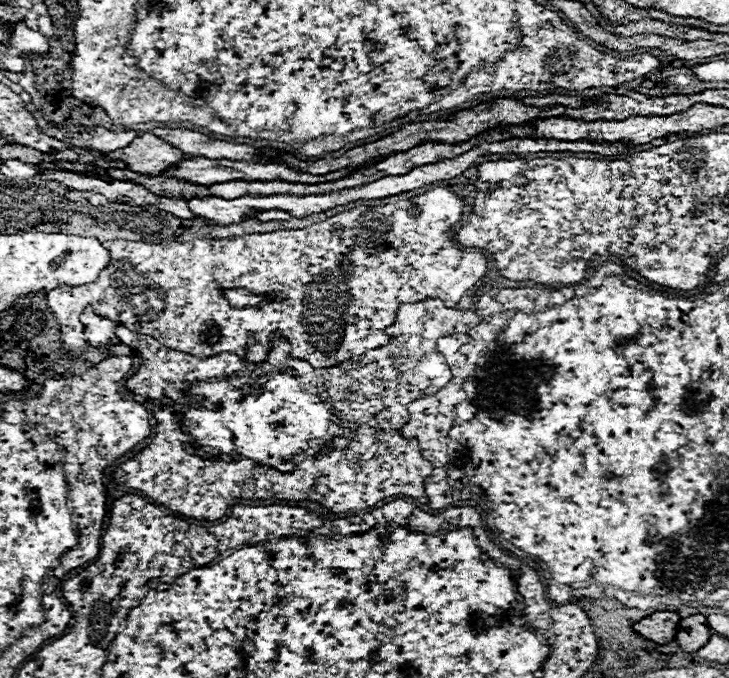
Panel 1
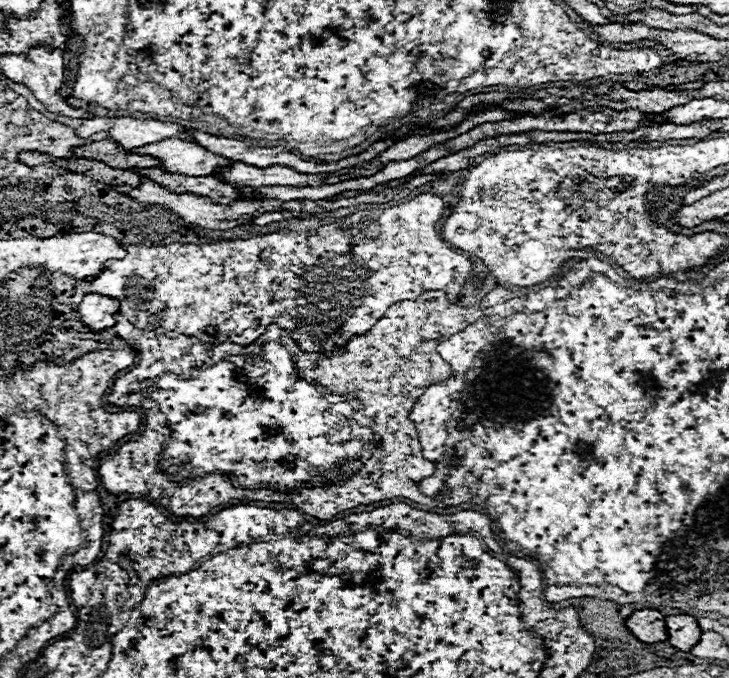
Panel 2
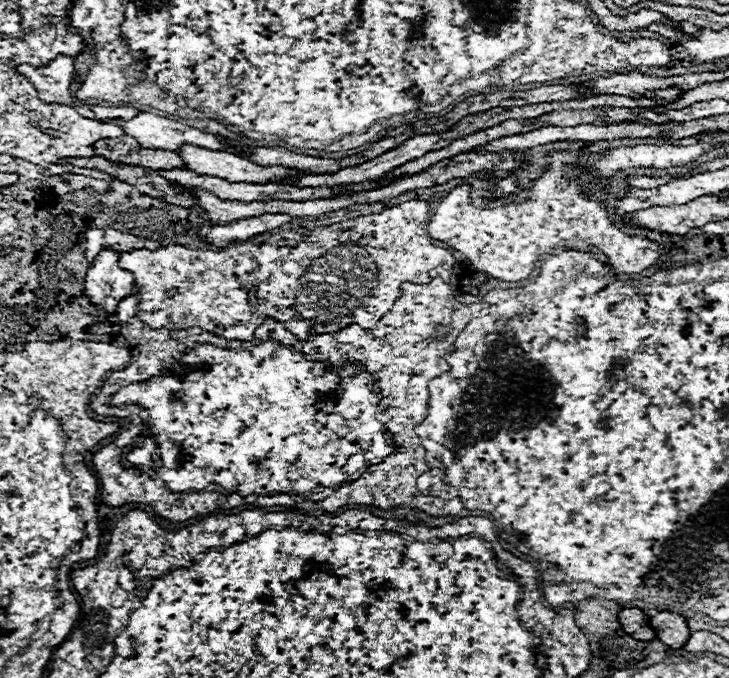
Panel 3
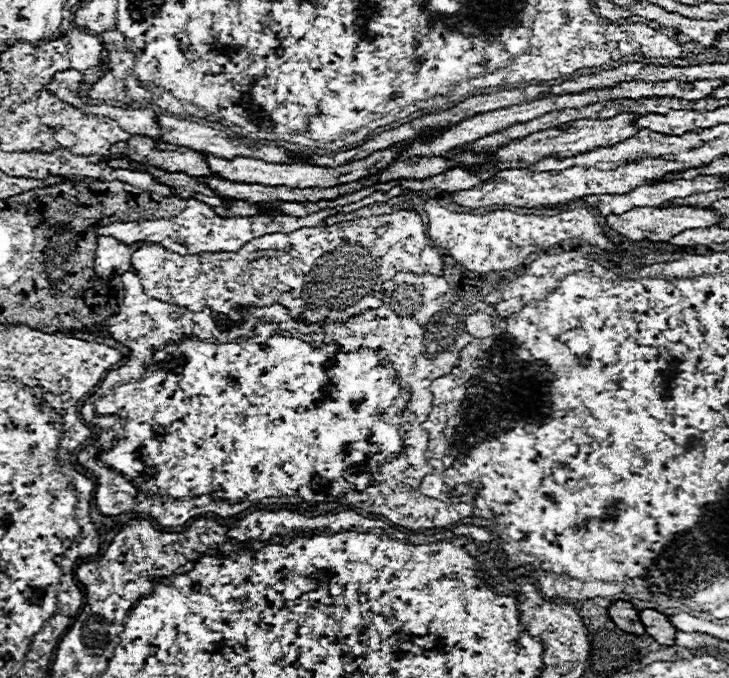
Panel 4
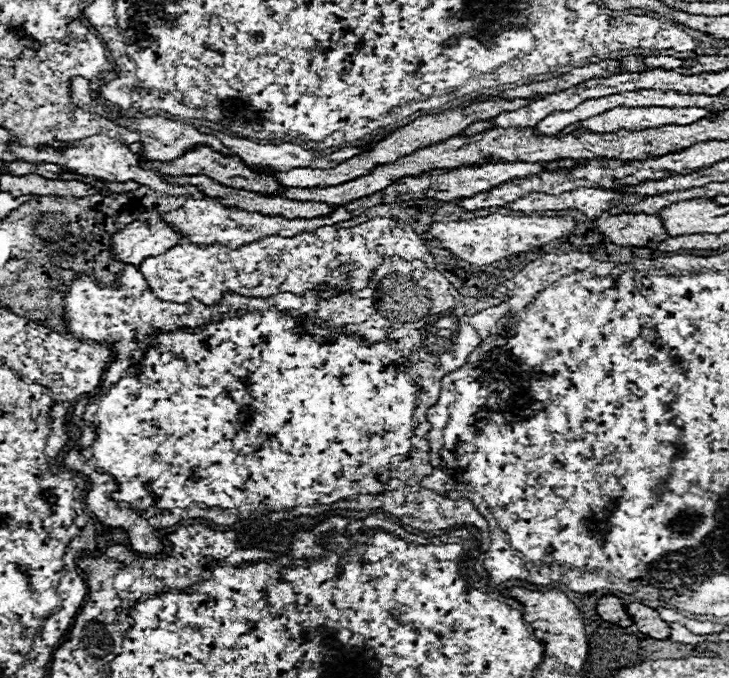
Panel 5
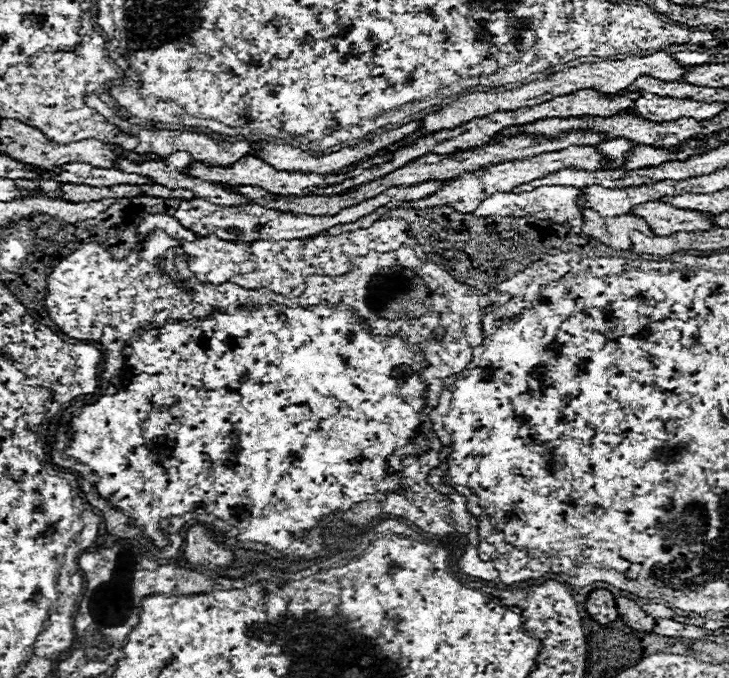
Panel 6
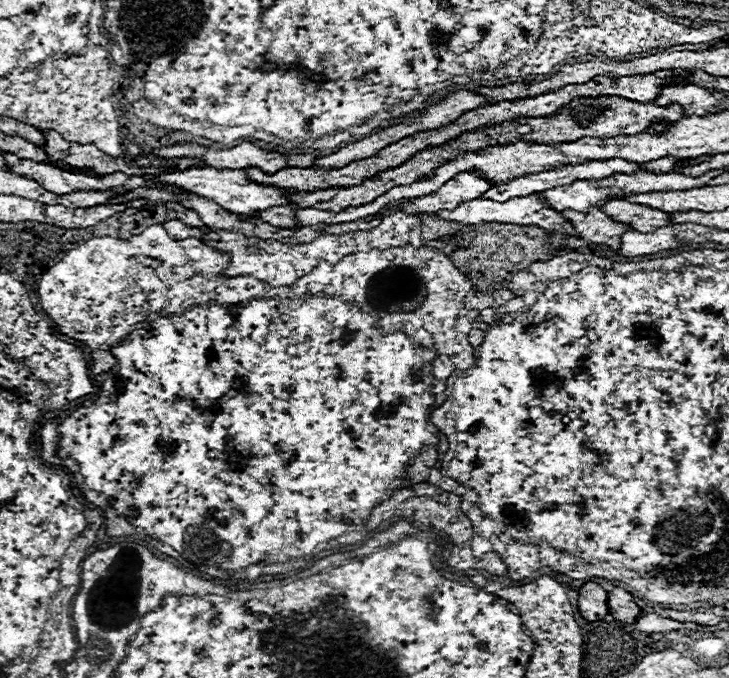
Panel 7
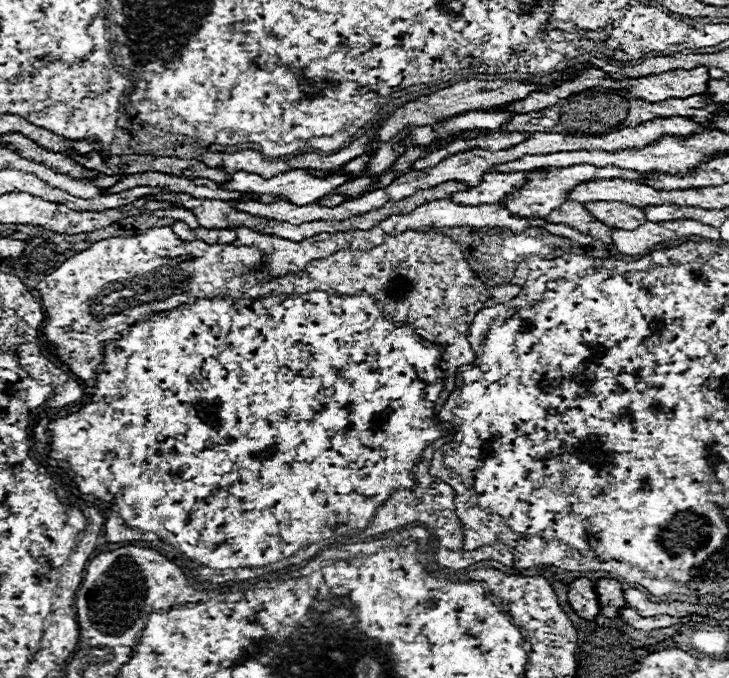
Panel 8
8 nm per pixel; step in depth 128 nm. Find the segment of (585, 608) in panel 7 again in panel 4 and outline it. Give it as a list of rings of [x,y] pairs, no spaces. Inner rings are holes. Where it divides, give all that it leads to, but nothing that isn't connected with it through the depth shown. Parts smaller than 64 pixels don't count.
[[[624,600],[614,602],[614,604],[610,606],[608,614],[610,614],[612,622],[614,622],[620,630],[624,630],[624,632],[628,632],[628,634],[642,636],[642,634],[646,632],[644,626],[642,626],[642,622],[640,622],[638,610],[636,610],[630,602],[624,602]]]

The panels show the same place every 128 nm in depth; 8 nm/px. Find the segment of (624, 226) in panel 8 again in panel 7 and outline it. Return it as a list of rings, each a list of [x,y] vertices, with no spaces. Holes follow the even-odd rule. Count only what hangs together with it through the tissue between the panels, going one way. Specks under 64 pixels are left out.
[[[612,200],[602,212],[606,212],[612,220],[630,224],[632,230],[638,232],[656,232],[658,228],[672,224],[668,212],[646,208],[644,204],[632,204],[626,200]]]

